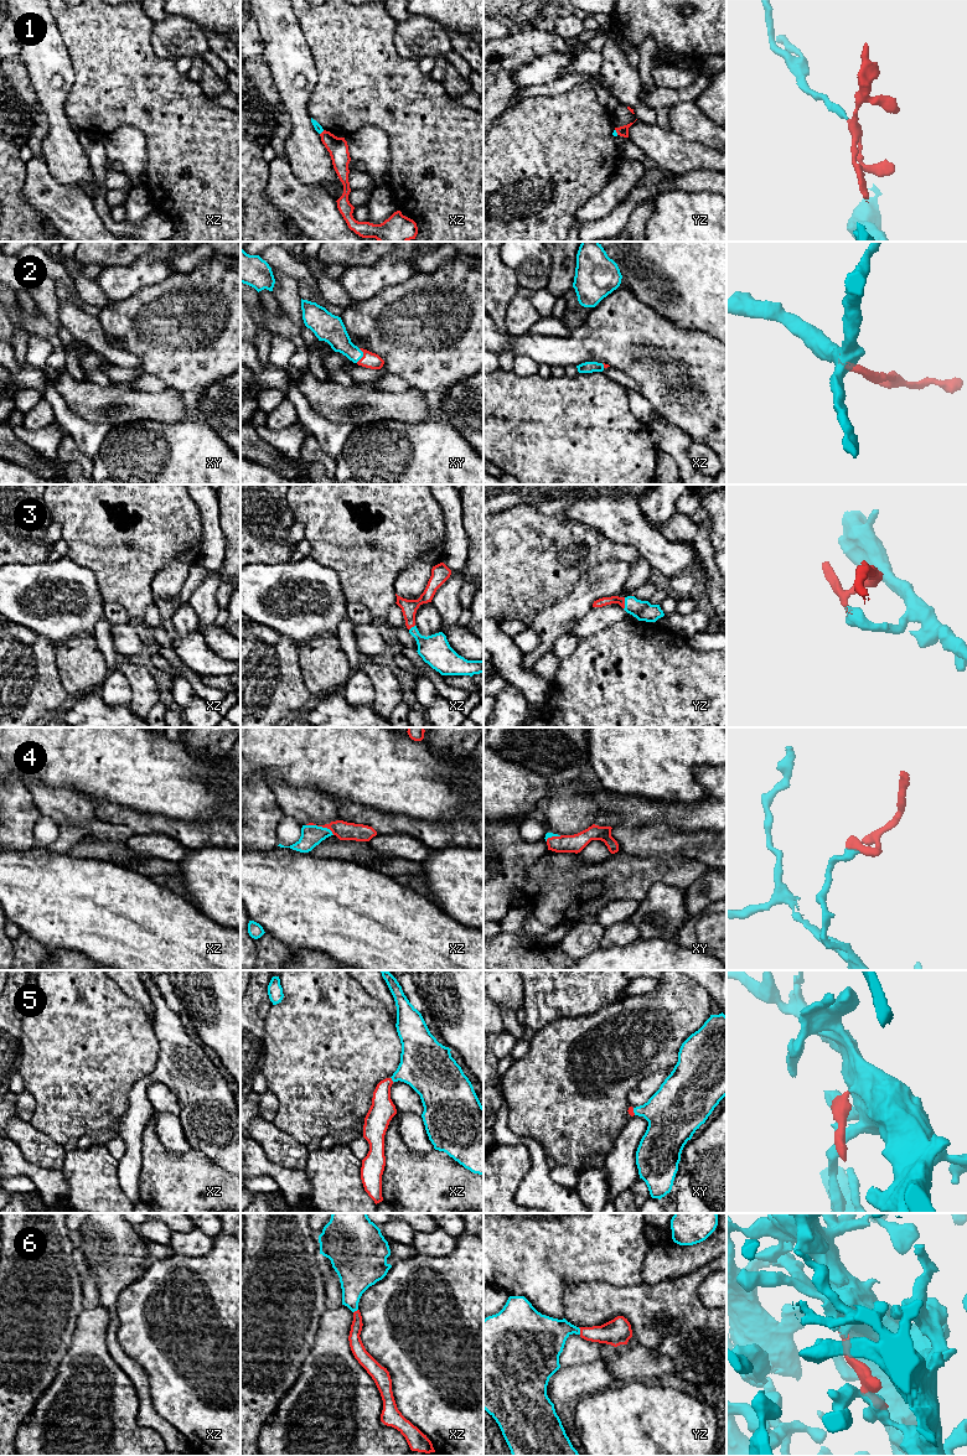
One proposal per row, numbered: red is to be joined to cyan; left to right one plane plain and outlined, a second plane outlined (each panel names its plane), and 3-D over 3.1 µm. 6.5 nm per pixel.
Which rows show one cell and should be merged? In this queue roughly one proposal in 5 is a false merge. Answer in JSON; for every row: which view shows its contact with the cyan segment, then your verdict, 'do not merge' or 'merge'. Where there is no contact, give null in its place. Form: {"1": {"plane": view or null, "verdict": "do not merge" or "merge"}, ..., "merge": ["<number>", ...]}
{"1": {"plane": "xz", "verdict": "do not merge"}, "2": {"plane": "xy", "verdict": "merge"}, "3": {"plane": "yz", "verdict": "merge"}, "4": {"plane": "xz", "verdict": "merge"}, "5": {"plane": "xz", "verdict": "merge"}, "6": {"plane": "yz", "verdict": "merge"}, "merge": ["2", "3", "4", "5", "6"]}

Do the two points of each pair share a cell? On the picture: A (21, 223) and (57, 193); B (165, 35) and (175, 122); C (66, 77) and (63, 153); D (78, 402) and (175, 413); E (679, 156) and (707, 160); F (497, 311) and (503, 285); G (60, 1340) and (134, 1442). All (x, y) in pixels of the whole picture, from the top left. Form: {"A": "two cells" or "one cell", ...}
{"A": "two cells", "B": "two cells", "C": "one cell", "D": "one cell", "E": "one cell", "F": "one cell", "G": "two cells"}

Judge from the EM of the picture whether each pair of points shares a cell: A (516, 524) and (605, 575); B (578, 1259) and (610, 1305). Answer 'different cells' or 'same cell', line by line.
A: different cells
B: different cells

